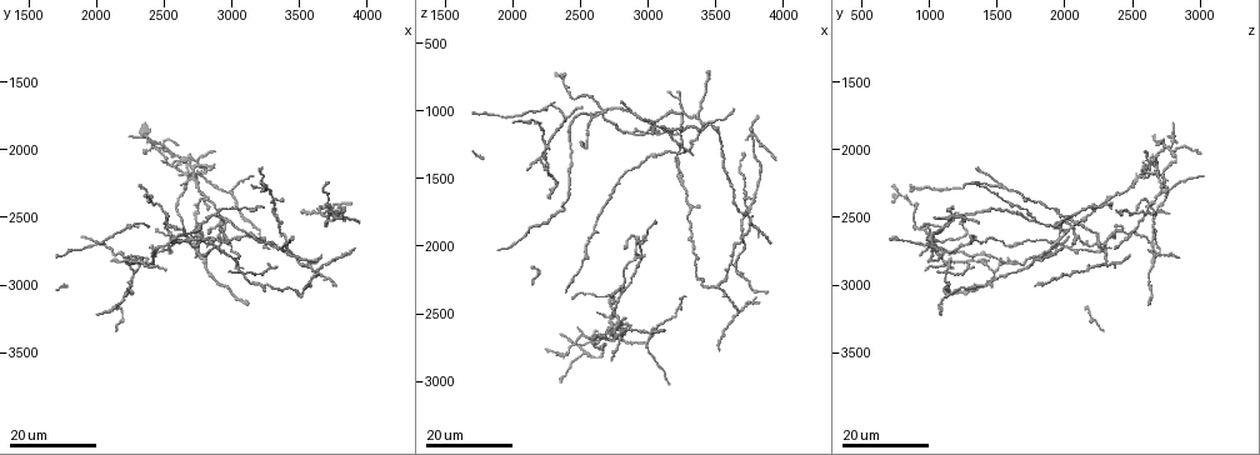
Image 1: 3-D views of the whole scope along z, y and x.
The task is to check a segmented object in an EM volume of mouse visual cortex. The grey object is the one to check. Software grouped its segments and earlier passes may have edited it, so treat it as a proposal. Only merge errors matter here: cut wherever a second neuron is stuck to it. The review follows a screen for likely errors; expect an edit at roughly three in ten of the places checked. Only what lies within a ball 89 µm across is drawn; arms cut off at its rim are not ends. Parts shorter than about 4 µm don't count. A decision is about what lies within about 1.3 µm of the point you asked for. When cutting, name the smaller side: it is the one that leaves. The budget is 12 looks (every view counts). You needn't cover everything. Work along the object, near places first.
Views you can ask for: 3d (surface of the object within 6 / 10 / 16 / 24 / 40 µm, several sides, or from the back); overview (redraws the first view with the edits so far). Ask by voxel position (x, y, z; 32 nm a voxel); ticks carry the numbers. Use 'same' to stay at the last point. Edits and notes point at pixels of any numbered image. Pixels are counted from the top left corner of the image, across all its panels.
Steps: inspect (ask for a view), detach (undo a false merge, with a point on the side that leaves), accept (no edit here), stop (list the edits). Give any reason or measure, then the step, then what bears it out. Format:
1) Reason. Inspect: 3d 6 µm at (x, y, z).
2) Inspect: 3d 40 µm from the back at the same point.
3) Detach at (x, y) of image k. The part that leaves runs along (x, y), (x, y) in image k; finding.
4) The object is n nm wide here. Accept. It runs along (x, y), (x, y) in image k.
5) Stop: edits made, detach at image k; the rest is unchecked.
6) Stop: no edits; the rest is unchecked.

Thick turns thin. Inspect: 3d 24 µm at (3360, 2720, 1220).

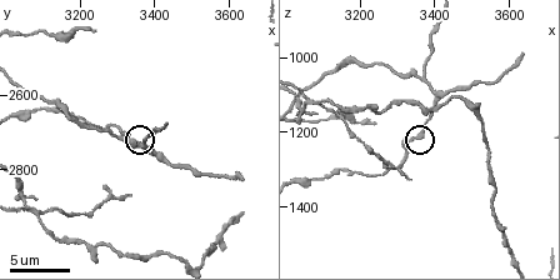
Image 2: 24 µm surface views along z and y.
Inspect: 3d 6 µm at (3360, 2730, 1220).

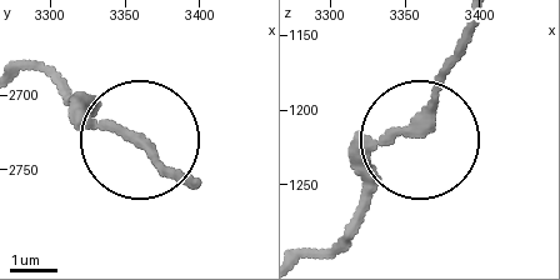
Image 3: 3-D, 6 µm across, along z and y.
Accept. It runs along (20, 73), (139, 136), (184, 180) in image 3; one neuron here.

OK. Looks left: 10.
Three-way junction. Inspect: 3d 16 µm at (2740, 2440, 2660).

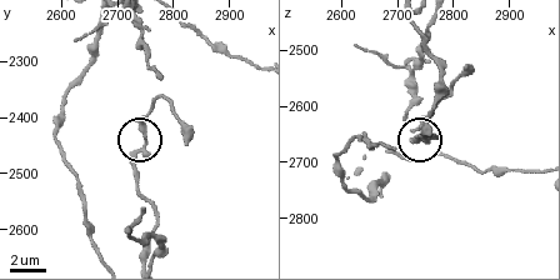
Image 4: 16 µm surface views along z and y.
Inspect: 3d 10 µm at the same point.

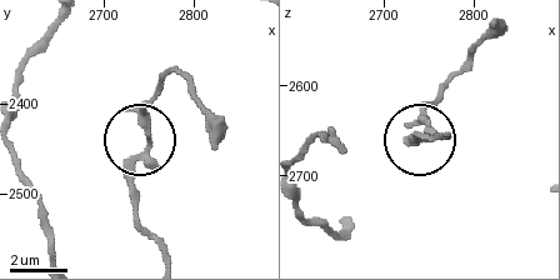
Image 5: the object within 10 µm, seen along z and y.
Inspect: 3d 6 µm at the same point.

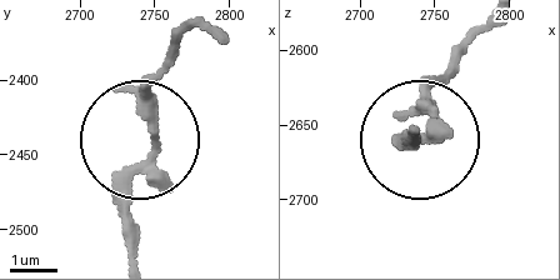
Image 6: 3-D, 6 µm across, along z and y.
Accept. It runs along (134, 259), (134, 175), (158, 128), (154, 80), (169, 36) in image 6; all the same neuron.

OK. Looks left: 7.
Two arms in line, one across. Inspect: 3d 24 µm at (2740, 2620, 2360).

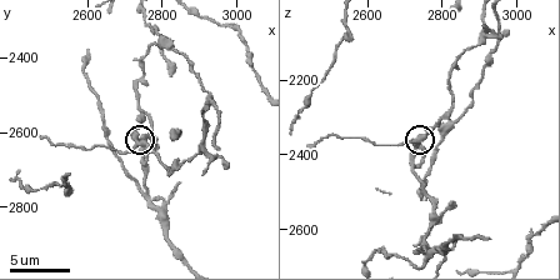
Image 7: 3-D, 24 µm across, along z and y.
Inspect: 3d 10 µm at (2730, 2610, 2370).

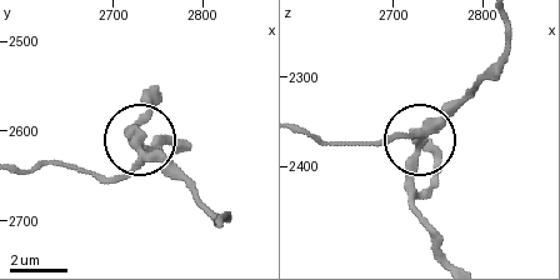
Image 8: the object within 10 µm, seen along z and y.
Inspect: 3d 10 µm from the back at (2730, 2615, 2365).

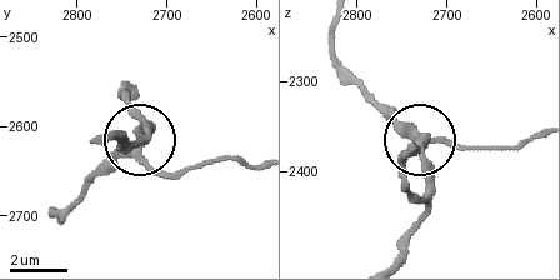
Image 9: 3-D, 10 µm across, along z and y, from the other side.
The object is 320 nm wide here. Accept. Continuous, no second neuron.

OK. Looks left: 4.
Inspect: 3d 16 µm at (2220, 2780, 1840).

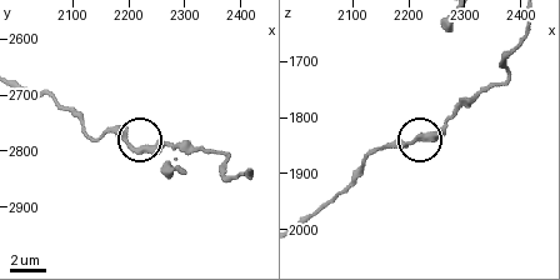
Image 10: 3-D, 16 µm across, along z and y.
Zoom in. Inspect: 3d 6 µm at (2205, 2790, 1845).

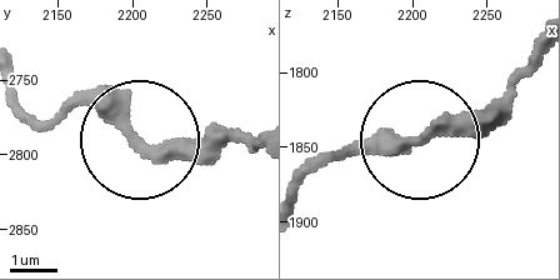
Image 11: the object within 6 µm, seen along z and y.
Accept. It runs along (251, 143), (144, 143), (73, 106), (24, 115) in image 11; all the same neuron.

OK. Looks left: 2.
Inspect: 3d 16 µm at (2280, 2900, 1480).

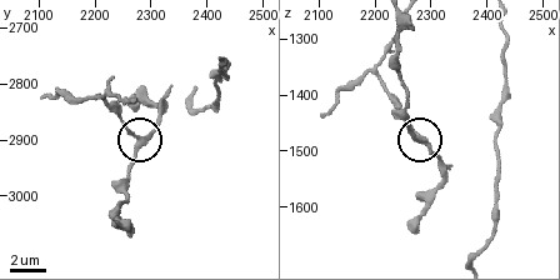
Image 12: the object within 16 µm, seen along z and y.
Inspect: 3d 10 µm at (2285, 2910, 1485).

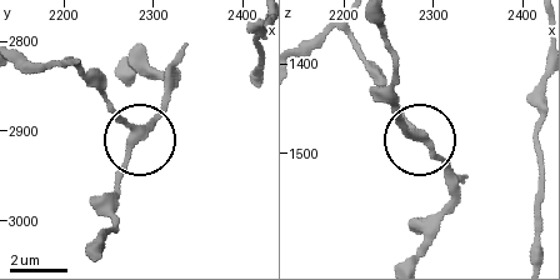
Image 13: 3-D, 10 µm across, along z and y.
3 arms meet here. Accept. All the same neuron.

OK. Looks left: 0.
Stop: no edits; the rest is unchecked.

